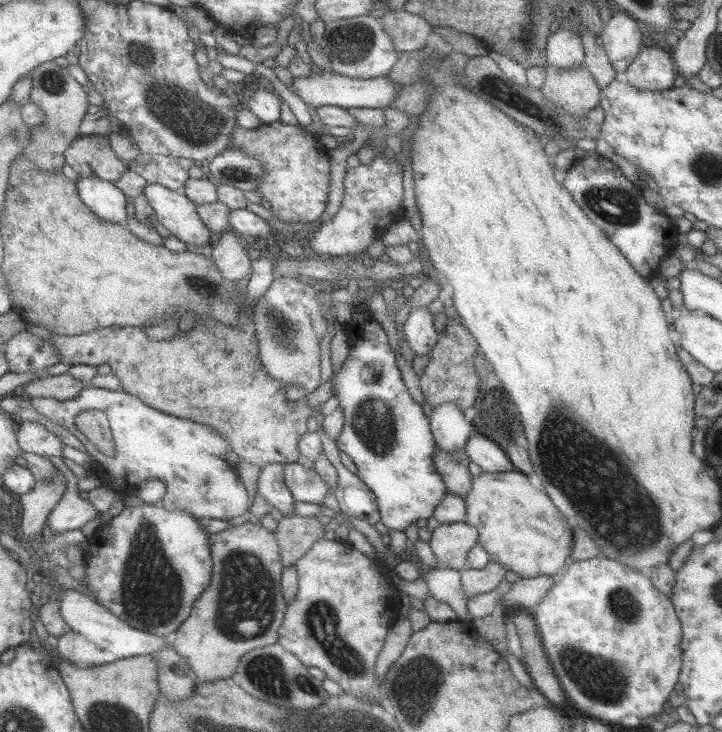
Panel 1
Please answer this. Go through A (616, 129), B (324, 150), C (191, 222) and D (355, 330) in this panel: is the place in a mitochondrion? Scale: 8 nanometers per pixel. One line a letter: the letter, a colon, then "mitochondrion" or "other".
A: other
B: other
C: other
D: other

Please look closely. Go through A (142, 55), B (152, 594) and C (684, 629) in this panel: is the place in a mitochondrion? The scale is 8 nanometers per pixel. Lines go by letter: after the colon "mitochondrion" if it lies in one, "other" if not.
A: mitochondrion
B: mitochondrion
C: other

